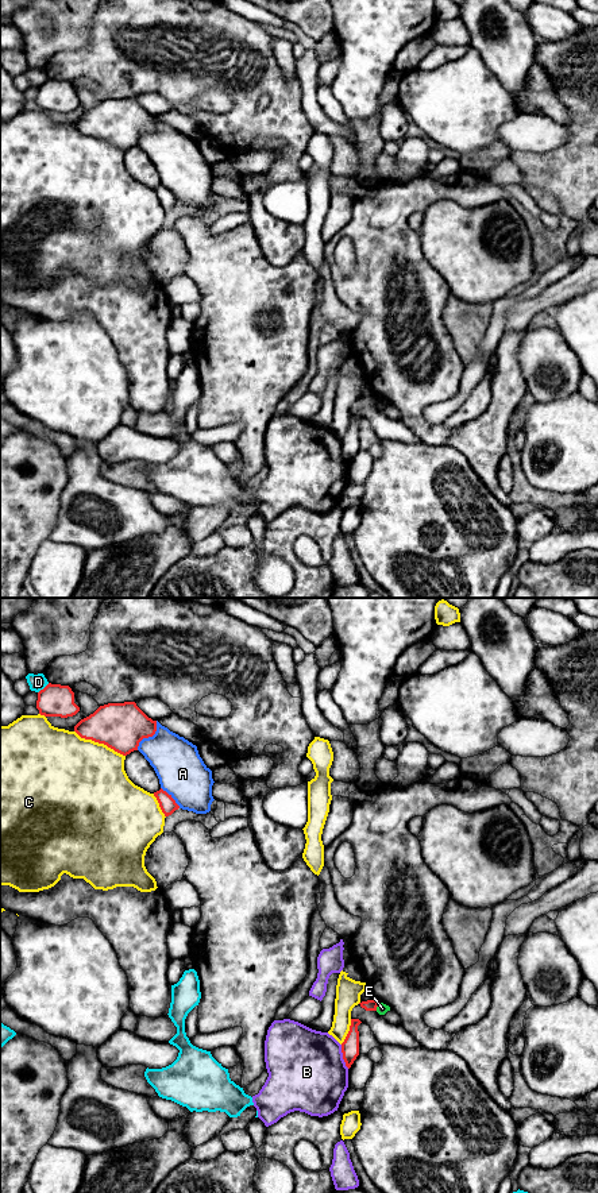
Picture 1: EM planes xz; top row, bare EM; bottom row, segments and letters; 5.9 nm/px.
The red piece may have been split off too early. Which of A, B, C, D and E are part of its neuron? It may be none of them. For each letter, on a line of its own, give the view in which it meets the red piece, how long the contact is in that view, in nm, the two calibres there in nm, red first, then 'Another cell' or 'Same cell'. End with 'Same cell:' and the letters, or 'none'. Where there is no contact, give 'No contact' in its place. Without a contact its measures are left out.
A: Touches red in xz. Shared border 220 nm. Thickness 280 nm (red) against 280 nm. Another cell
B: Touches red in xz. Shared border 150 nm. Thickness 110 nm (red) against 460 nm. Another cell
C: Touches red in xz. Shared border 340 nm. Thickness 280 nm (red) against 480 nm. Another cell
D: Touches red in xz. Shared border 90 nm. Thickness 190 nm (red) against 100 nm. Another cell
E: Touches red in xz. Shared border 60 nm. Thickness 60 nm (red) against 70 nm. Another cell
Same cell: none

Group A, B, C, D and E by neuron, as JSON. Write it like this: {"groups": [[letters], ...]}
{"groups": [["A"], ["B"], ["C"], ["D"], ["E"]]}

